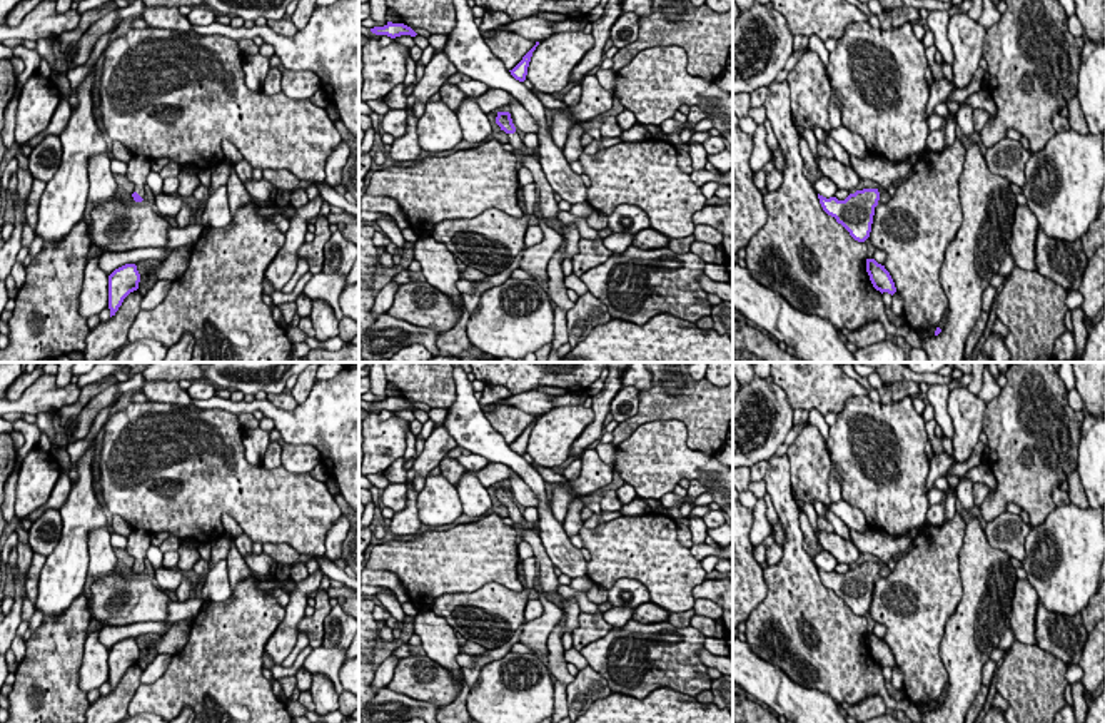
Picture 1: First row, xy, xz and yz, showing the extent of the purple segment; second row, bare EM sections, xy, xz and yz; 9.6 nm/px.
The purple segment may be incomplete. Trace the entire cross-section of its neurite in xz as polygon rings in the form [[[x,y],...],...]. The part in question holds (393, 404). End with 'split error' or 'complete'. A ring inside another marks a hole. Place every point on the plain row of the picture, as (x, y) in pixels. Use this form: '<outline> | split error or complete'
[[[387,396],[384,401],[374,401],[371,402],[371,406],[376,409],[387,409],[391,412],[396,412],[401,409],[411,409],[411,411],[417,409],[411,401],[404,397],[392,397],[392,396]]] | complete

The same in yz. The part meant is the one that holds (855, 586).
[[[878,563],[856,564],[845,574],[838,574],[836,571],[826,573],[820,568],[818,573],[823,584],[835,591],[855,614],[865,616],[870,611],[875,581],[880,574]]] | complete

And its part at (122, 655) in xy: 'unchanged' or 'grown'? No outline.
unchanged

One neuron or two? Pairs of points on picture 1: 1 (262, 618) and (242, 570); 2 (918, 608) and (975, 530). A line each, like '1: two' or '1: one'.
1: two
2: two

